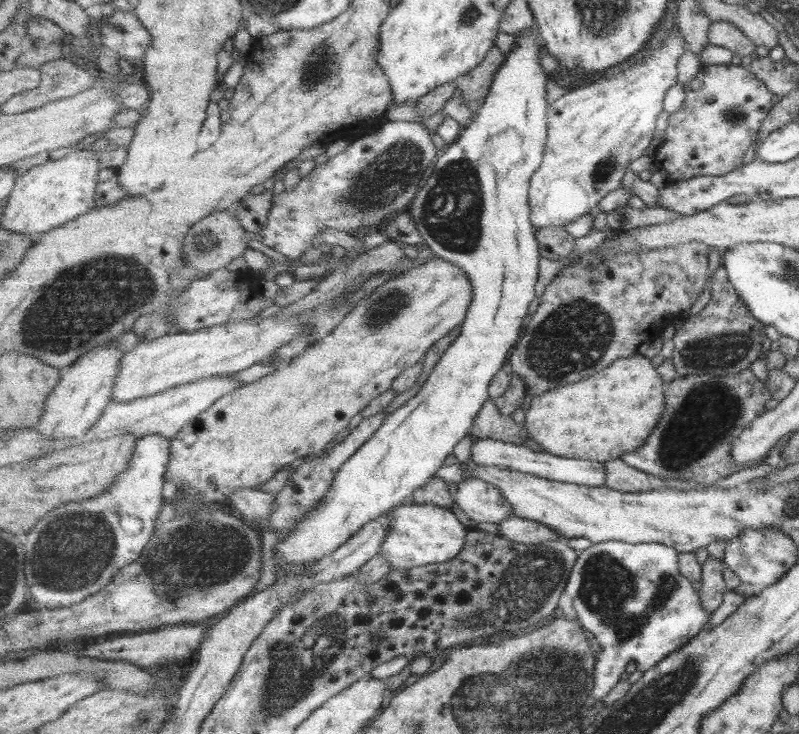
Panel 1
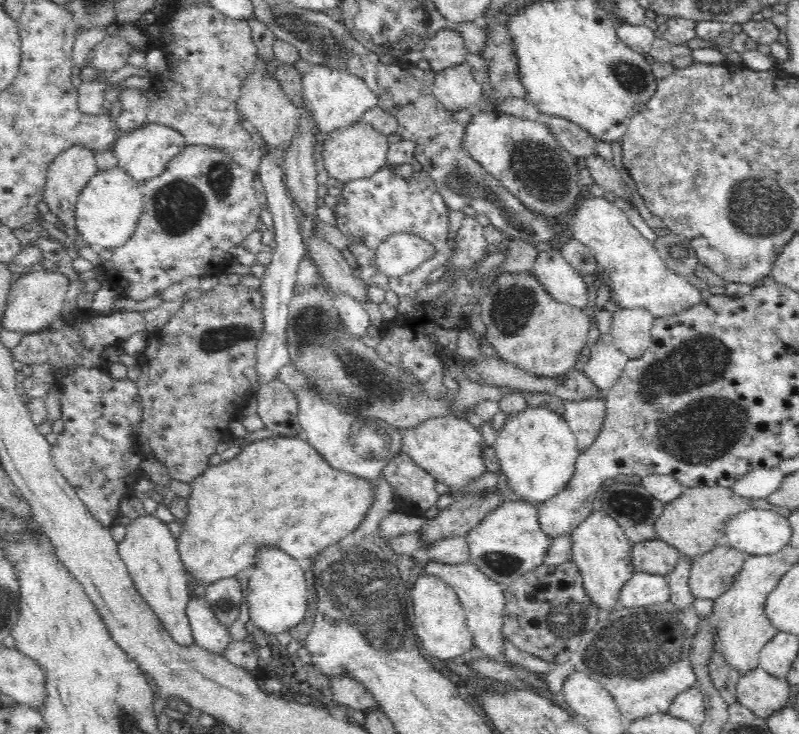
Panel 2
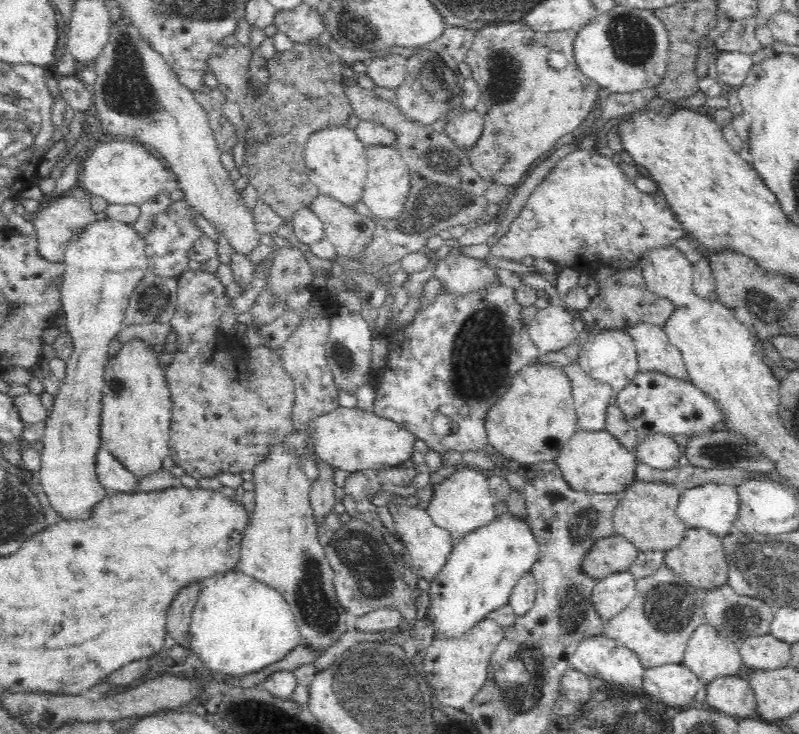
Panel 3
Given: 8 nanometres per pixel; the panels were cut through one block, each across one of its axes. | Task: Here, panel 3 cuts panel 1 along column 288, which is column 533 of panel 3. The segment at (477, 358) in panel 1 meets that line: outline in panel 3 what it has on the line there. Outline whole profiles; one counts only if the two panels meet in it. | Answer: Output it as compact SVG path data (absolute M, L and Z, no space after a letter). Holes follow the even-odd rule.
M510 513L457 539L446 564L430 582L431 587L428 590L430 604L424 619L426 623L430 623L434 636L440 639L464 639L478 623L486 620L493 610L509 605L513 588L522 576L531 572L536 558L538 558L538 543L528 523Z

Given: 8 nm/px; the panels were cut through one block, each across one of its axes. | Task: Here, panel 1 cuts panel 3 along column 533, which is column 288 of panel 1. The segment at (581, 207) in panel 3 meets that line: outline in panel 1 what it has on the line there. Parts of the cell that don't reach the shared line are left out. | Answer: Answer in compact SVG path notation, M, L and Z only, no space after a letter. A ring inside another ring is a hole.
M388 121L354 141L346 152L318 164L296 188L274 195L268 226L257 234L257 238L289 259L298 261L326 227L348 233L362 226L374 228L382 220L390 220L410 209L422 190L428 168L442 153L443 150L438 150L434 144L432 132L423 123Z

